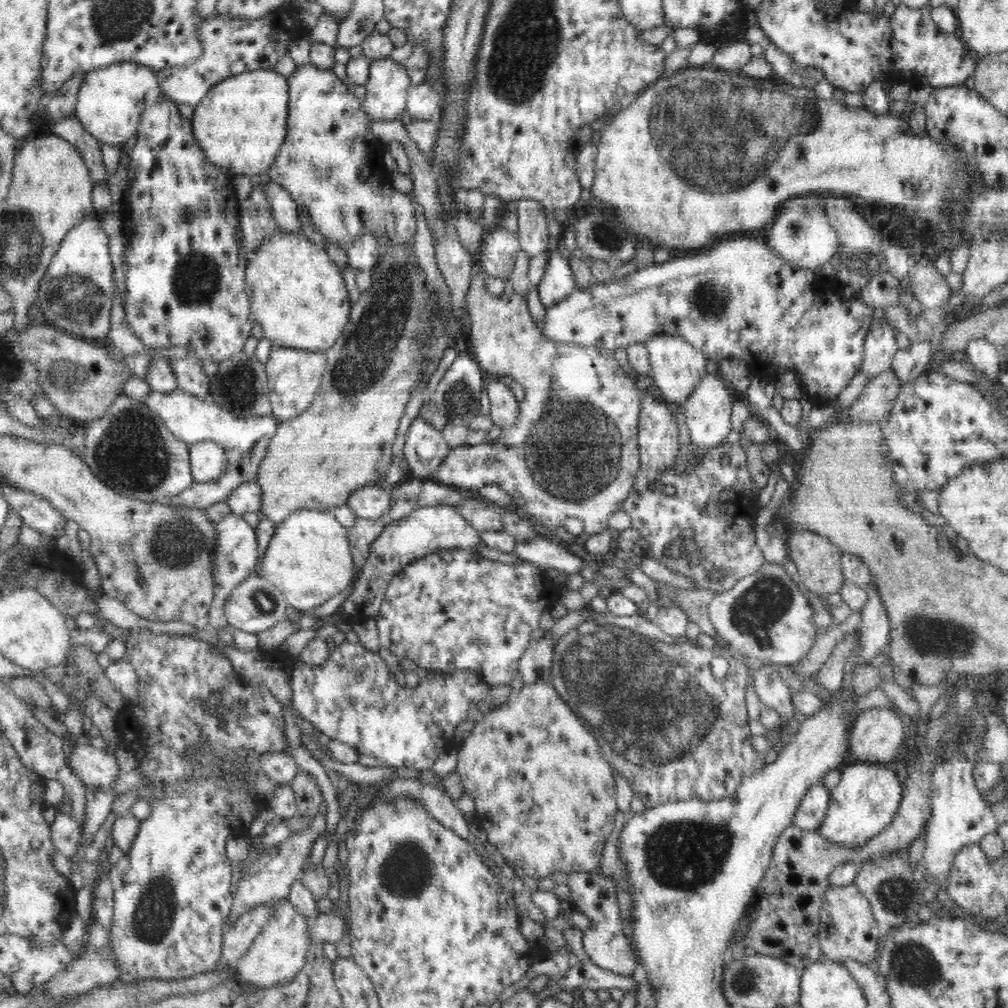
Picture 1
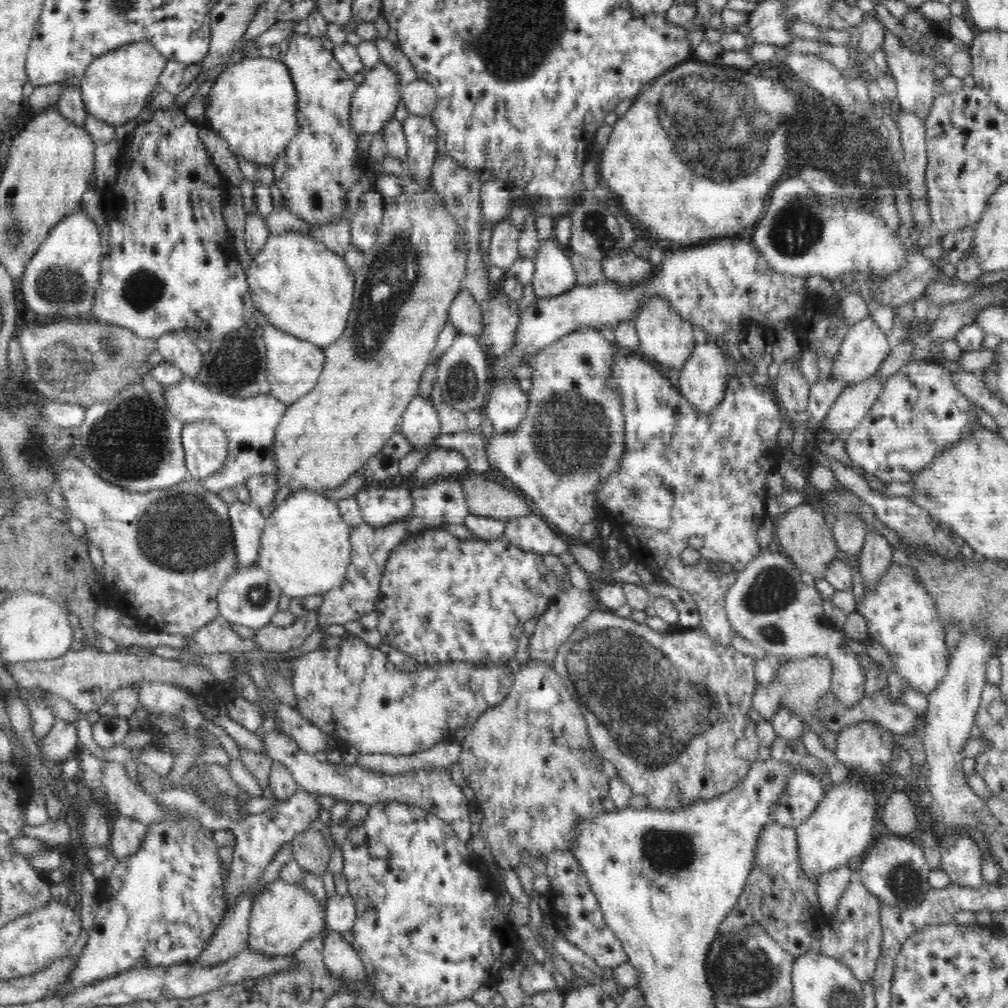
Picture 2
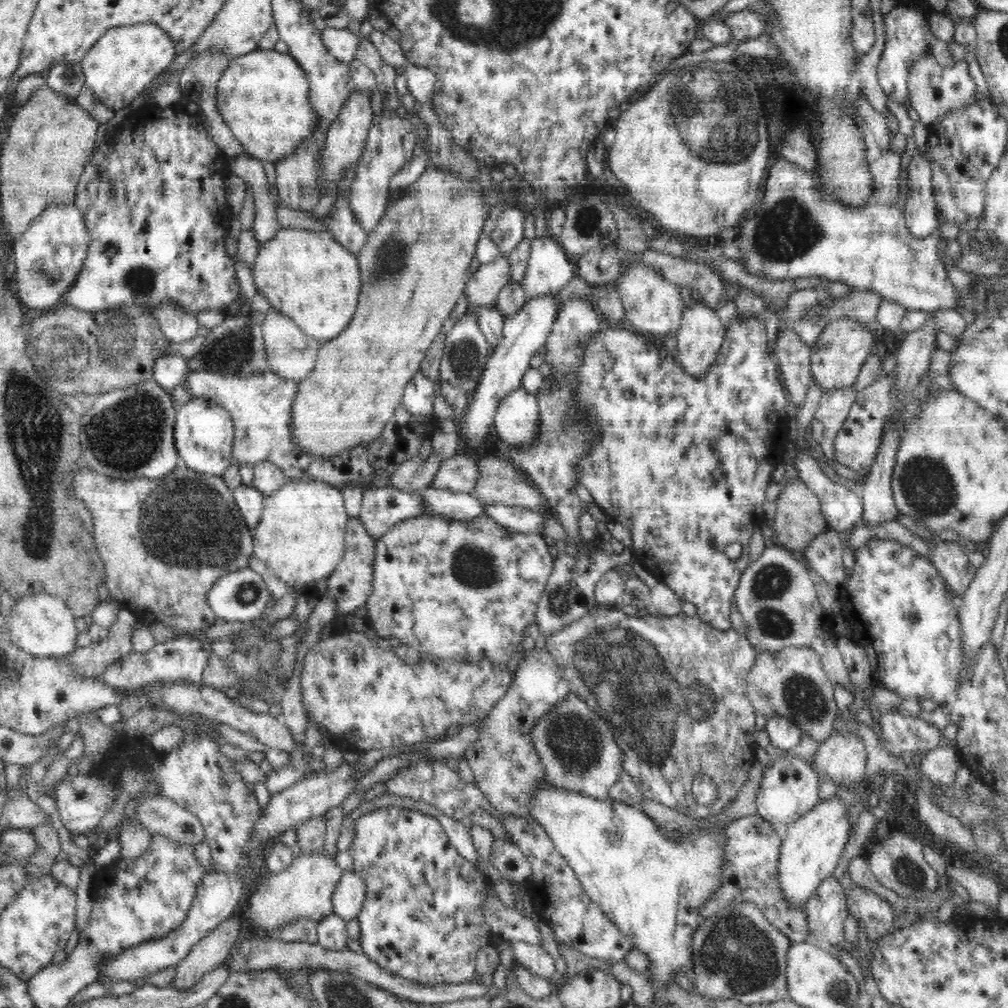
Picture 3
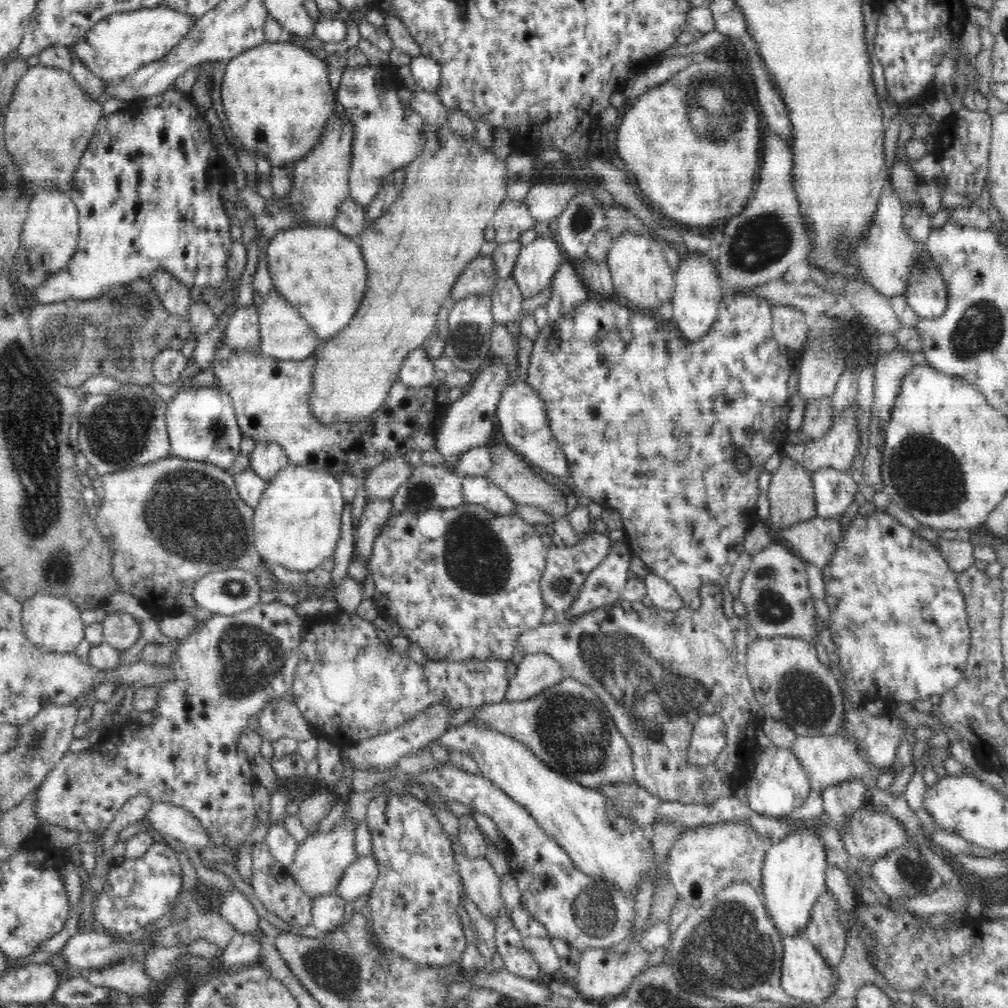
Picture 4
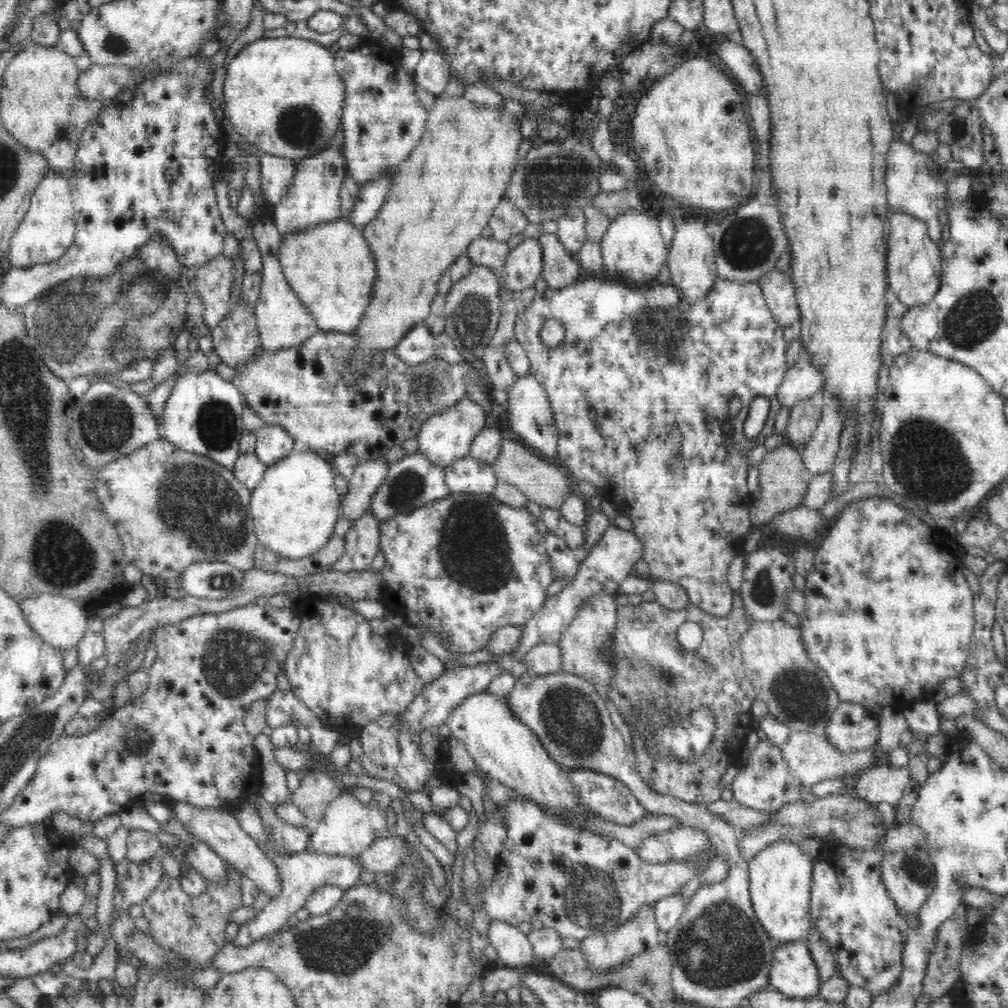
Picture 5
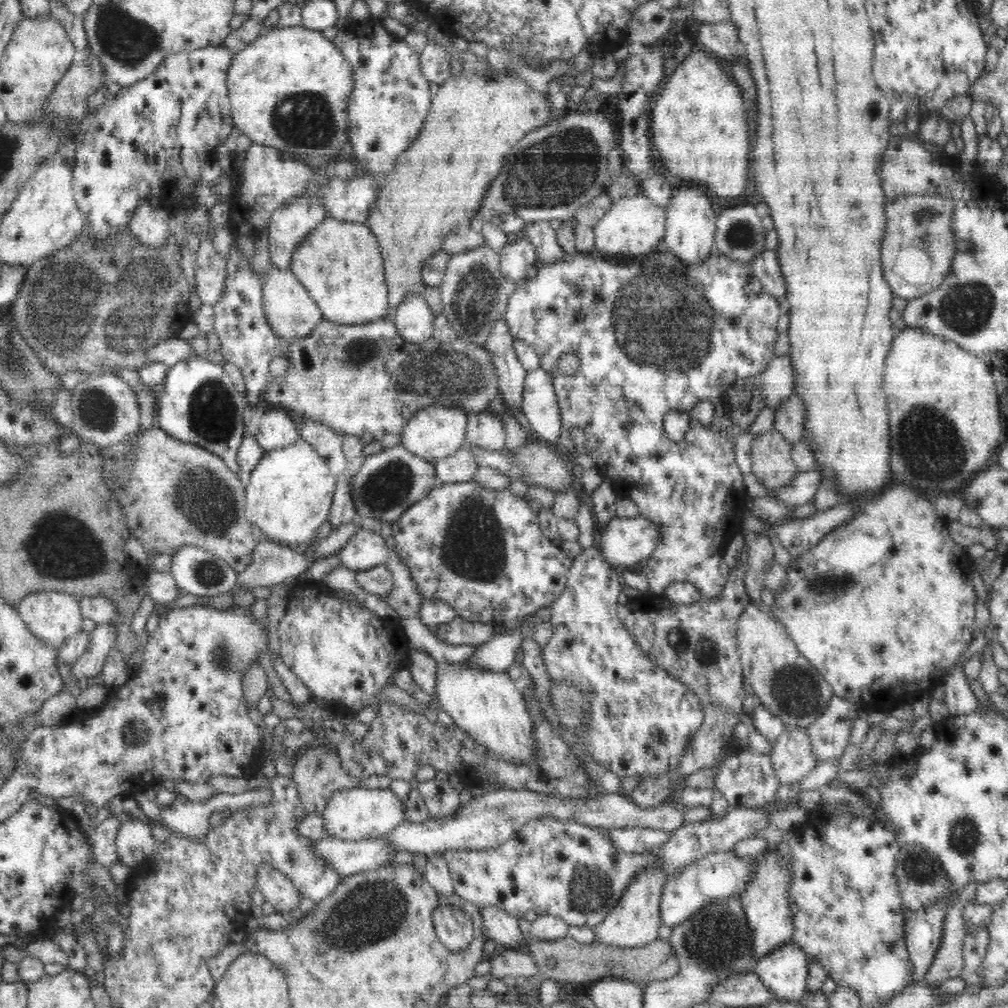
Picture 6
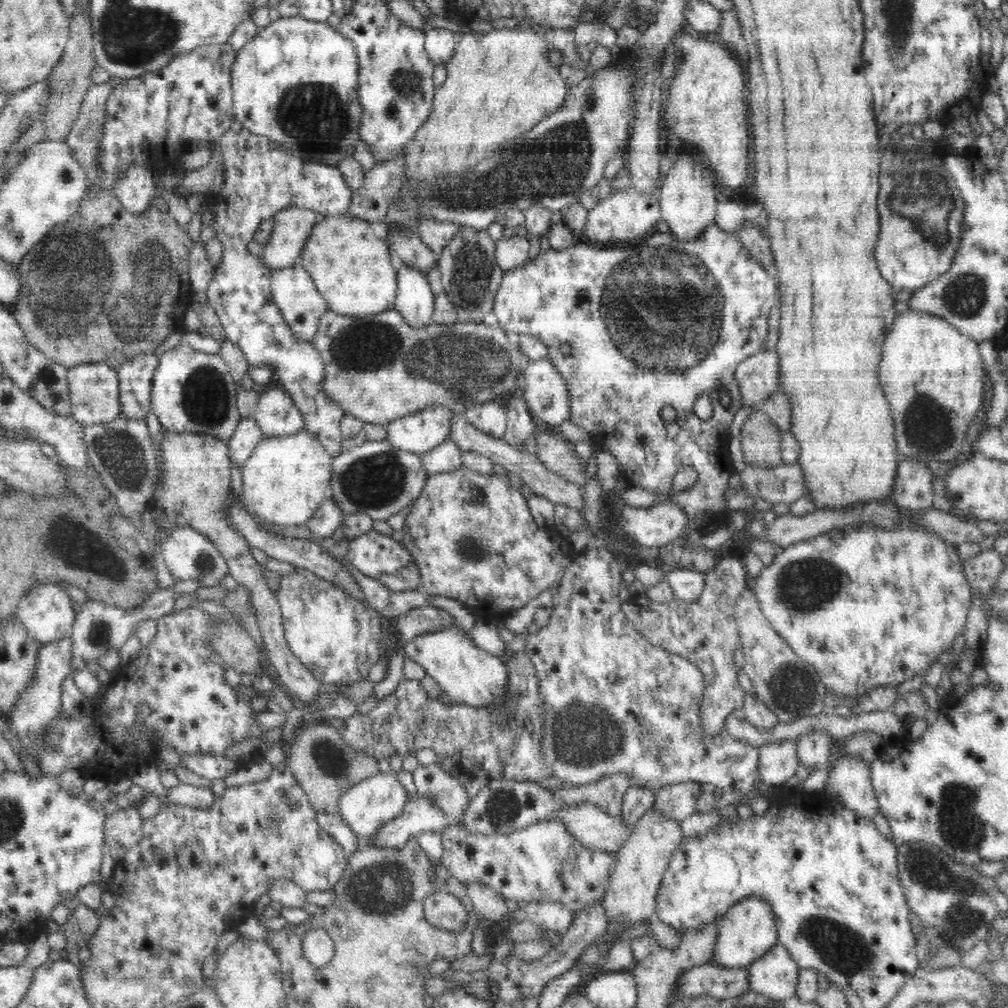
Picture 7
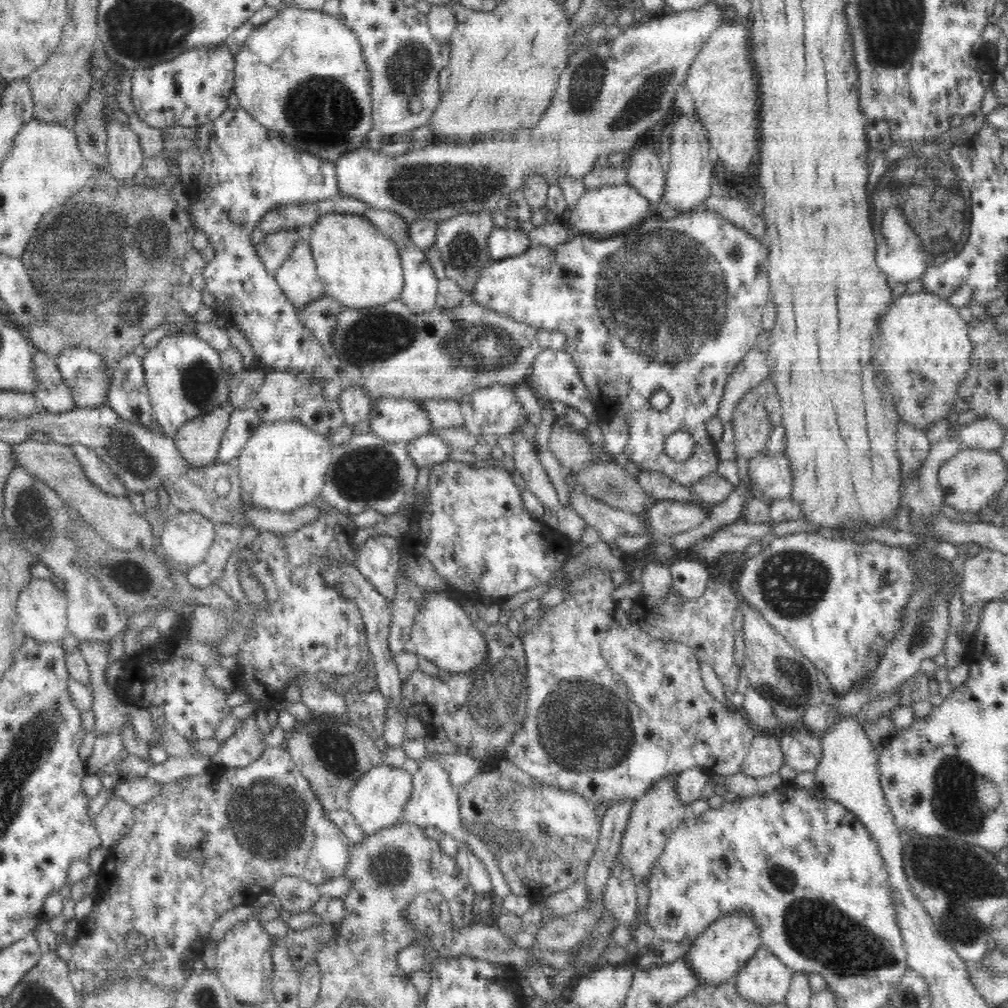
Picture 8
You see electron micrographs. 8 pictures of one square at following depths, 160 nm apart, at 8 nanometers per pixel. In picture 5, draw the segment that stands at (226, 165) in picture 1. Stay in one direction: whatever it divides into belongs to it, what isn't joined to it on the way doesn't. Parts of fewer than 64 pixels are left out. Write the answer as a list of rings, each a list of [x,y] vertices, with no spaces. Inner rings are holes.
[[[283,36],[248,43],[226,66],[219,81],[226,106],[228,128],[254,145],[260,154],[300,160],[315,156],[332,146],[344,109],[344,81],[333,64],[332,51],[312,40]]]

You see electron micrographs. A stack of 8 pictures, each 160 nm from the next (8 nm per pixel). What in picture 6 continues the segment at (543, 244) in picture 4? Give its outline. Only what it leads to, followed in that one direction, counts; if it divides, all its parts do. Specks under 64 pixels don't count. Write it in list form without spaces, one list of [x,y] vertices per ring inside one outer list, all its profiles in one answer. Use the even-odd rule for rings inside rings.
[[[526,236],[511,244],[506,243],[499,256],[501,273],[512,282],[523,279],[528,266],[538,259],[536,249]]]

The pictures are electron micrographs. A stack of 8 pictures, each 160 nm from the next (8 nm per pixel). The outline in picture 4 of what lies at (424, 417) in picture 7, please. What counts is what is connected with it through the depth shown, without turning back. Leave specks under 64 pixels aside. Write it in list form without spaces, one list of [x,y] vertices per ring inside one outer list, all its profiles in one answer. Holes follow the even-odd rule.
[[[493,357],[485,368],[474,375],[462,398],[450,405],[448,412],[444,415],[442,426],[435,436],[435,446],[444,457],[444,465],[449,469],[452,469],[456,460],[471,448],[486,445],[494,430],[492,416],[497,412],[498,401],[510,382],[512,380],[507,364],[500,364],[499,359]]]

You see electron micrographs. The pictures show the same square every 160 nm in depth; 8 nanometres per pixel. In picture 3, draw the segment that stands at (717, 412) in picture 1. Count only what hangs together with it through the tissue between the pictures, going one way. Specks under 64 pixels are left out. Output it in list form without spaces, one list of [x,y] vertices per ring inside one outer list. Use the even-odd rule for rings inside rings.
[[[693,295],[693,297],[695,301],[691,306],[685,306],[681,316],[680,328],[677,332],[678,353],[676,359],[688,375],[701,379],[711,364],[718,360],[720,349],[723,346],[725,329],[716,311],[712,307],[708,307],[700,296]]]

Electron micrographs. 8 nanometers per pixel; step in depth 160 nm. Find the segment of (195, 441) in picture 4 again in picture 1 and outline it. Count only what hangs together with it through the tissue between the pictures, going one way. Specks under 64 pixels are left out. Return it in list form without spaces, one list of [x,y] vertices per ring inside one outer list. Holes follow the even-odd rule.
[[[203,440],[189,446],[191,475],[196,483],[216,481],[228,466],[227,454],[216,442]]]

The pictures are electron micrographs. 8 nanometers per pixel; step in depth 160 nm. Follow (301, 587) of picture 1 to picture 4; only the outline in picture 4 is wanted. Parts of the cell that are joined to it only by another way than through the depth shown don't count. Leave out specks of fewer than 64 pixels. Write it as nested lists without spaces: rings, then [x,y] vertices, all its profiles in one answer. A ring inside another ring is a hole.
[[[289,462],[272,480],[267,482],[259,503],[253,508],[254,536],[258,554],[262,560],[290,570],[304,572],[316,568],[334,554],[341,537],[344,505],[345,500],[338,477],[322,469],[294,465]]]

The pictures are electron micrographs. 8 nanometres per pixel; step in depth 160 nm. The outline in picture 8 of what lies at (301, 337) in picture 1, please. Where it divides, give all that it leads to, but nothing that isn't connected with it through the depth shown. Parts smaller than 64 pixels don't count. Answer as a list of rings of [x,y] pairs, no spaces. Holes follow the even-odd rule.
[[[363,215],[321,216],[306,235],[328,297],[351,309],[383,305],[401,298],[404,275],[397,244]]]

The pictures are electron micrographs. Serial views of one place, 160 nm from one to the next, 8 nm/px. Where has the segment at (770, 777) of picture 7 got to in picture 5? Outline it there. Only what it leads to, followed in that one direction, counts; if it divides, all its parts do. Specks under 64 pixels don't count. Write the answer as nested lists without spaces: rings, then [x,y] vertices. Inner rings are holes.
[[[792,731],[790,738],[784,744],[779,745],[779,749],[787,763],[787,768],[806,787],[821,780],[835,779],[836,777],[851,781],[874,764],[876,754],[870,749],[844,754],[826,739],[826,732],[817,734],[806,731]]]

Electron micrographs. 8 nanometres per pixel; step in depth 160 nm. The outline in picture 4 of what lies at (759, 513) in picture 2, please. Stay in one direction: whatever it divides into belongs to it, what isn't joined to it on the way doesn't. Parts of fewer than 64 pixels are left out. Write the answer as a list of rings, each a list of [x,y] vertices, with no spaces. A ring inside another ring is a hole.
[[[731,293],[724,295],[717,310],[715,324],[697,341],[688,341],[678,331],[674,320],[664,321],[660,314],[644,313],[633,307],[622,305],[615,298],[605,299],[590,294],[585,303],[572,309],[571,313],[561,316],[555,324],[548,326],[548,331],[559,337],[559,347],[554,351],[546,349],[545,332],[540,329],[533,341],[532,354],[528,364],[527,379],[531,388],[538,392],[544,401],[548,422],[558,441],[560,450],[568,461],[571,492],[573,495],[587,496],[604,509],[612,508],[621,513],[626,543],[633,556],[643,560],[650,573],[660,576],[678,592],[684,606],[696,610],[701,606],[700,590],[704,584],[719,584],[724,595],[723,609],[727,619],[736,617],[733,609],[733,596],[728,587],[728,576],[738,557],[744,555],[744,537],[746,531],[757,521],[756,501],[760,491],[757,478],[764,471],[764,463],[772,454],[781,452],[784,441],[788,438],[789,428],[784,420],[776,420],[776,408],[791,408],[789,404],[788,377],[793,373],[795,364],[789,354],[780,352],[778,341],[771,329],[772,315],[768,301],[750,293]],[[735,449],[749,456],[751,466],[747,472],[736,470]]]

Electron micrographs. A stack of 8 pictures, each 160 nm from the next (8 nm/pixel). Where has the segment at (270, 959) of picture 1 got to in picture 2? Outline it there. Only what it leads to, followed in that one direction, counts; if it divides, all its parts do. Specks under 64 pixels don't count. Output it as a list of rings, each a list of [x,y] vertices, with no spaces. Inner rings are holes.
[[[280,880],[270,881],[258,894],[252,895],[248,947],[270,957],[295,954],[307,940],[326,929],[326,905],[305,885]]]

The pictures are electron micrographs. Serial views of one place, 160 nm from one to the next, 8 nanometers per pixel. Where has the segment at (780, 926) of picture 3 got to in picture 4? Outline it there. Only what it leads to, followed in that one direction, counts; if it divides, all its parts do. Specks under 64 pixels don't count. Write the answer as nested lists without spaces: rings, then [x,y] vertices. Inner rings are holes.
[[[724,822],[688,829],[668,851],[665,860],[668,877],[679,898],[686,900],[688,906],[694,909],[708,902],[732,881],[746,881],[756,892],[761,892],[767,847],[756,832],[743,822]]]

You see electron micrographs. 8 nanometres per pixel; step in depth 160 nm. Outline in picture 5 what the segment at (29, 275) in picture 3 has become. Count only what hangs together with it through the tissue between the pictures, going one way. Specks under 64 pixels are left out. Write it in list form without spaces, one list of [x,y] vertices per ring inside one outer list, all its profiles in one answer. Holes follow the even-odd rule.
[[[52,172],[48,174],[38,184],[38,188],[32,194],[30,208],[23,215],[22,222],[16,227],[11,236],[5,267],[28,268],[37,264],[56,262],[56,260],[62,258],[62,255],[74,244],[76,236],[76,221],[68,176]]]

